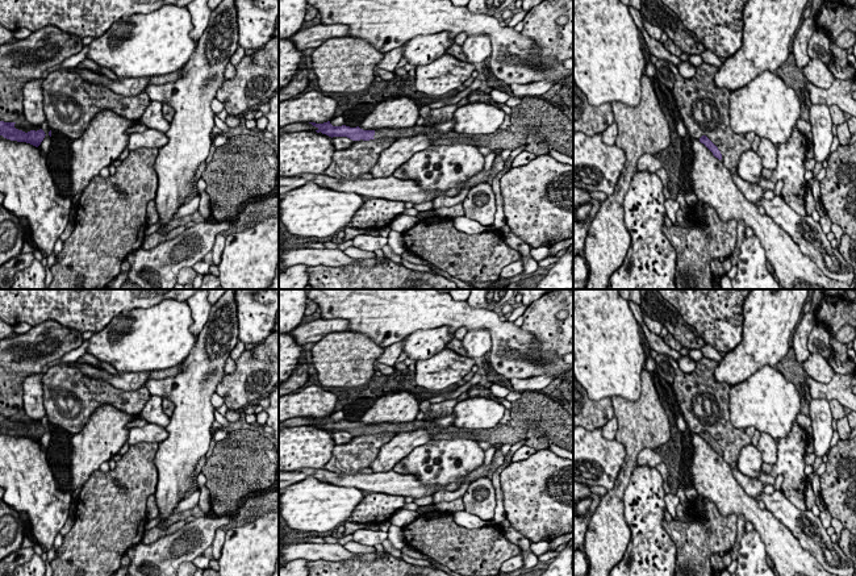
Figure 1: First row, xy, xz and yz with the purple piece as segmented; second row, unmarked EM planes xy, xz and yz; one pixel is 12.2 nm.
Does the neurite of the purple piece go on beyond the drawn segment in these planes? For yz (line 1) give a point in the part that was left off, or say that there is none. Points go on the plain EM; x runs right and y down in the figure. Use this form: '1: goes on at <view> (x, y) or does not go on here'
1: does not go on here

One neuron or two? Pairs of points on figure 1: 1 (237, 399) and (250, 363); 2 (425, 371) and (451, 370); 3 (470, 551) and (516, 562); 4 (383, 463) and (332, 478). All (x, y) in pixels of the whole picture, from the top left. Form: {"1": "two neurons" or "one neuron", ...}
{"1": "one neuron", "2": "one neuron", "3": "two neurons", "4": "two neurons"}

